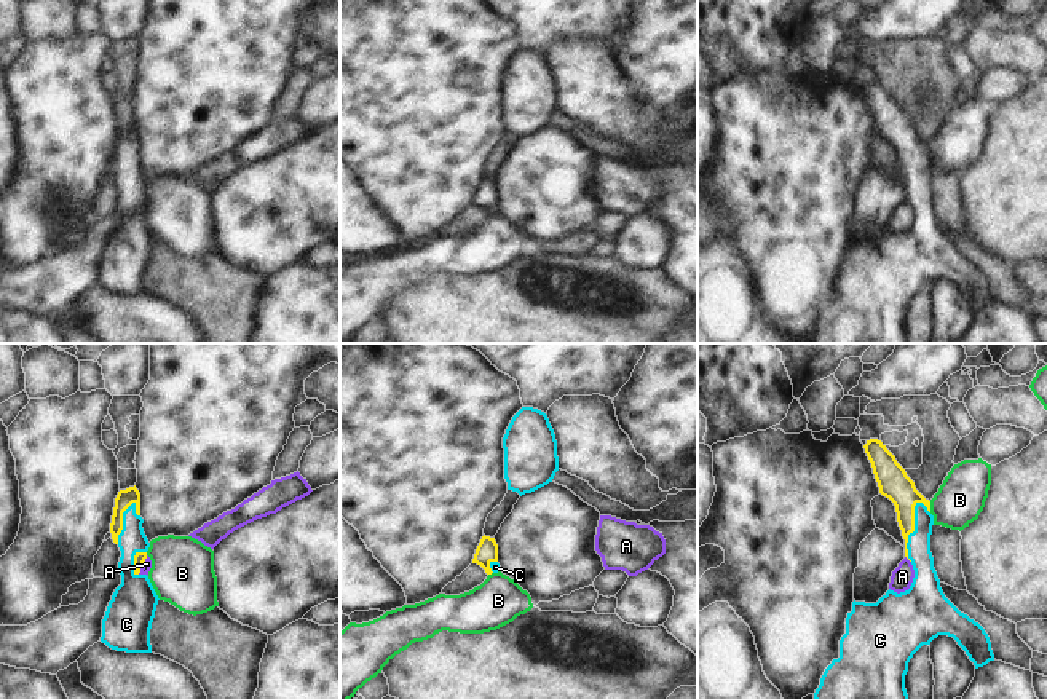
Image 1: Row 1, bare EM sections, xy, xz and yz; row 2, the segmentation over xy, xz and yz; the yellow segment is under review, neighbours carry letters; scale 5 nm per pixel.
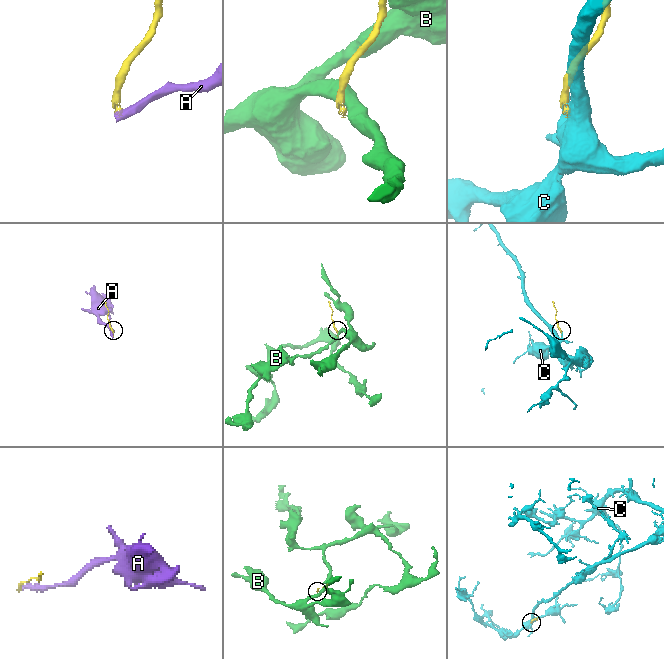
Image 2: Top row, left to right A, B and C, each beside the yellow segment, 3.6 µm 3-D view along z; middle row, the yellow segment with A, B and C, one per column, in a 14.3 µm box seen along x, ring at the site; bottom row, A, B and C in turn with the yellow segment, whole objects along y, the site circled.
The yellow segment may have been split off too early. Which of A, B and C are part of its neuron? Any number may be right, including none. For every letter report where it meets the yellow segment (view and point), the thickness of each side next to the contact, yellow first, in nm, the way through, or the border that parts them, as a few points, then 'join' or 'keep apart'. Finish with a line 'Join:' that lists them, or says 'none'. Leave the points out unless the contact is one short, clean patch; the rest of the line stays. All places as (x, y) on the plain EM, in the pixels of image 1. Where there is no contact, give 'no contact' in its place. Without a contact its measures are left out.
A: meets yellow in yz at (907, 200); 100 nm thick on the yellow side, 110 nm on the other; border along yz (905, 198), (910, 205); keep apart
B: meets yellow in yz at (929, 149); 160 nm thick on the yellow side, 240 nm on the other; border along yz (929, 144), (931, 154); keep apart
C: meets yellow in yz at (913, 173); 150 nm thick on the yellow side, 120 nm on the other; runs through yz (896, 128), (913, 152), (913, 173), (918, 187); join
Join: C

